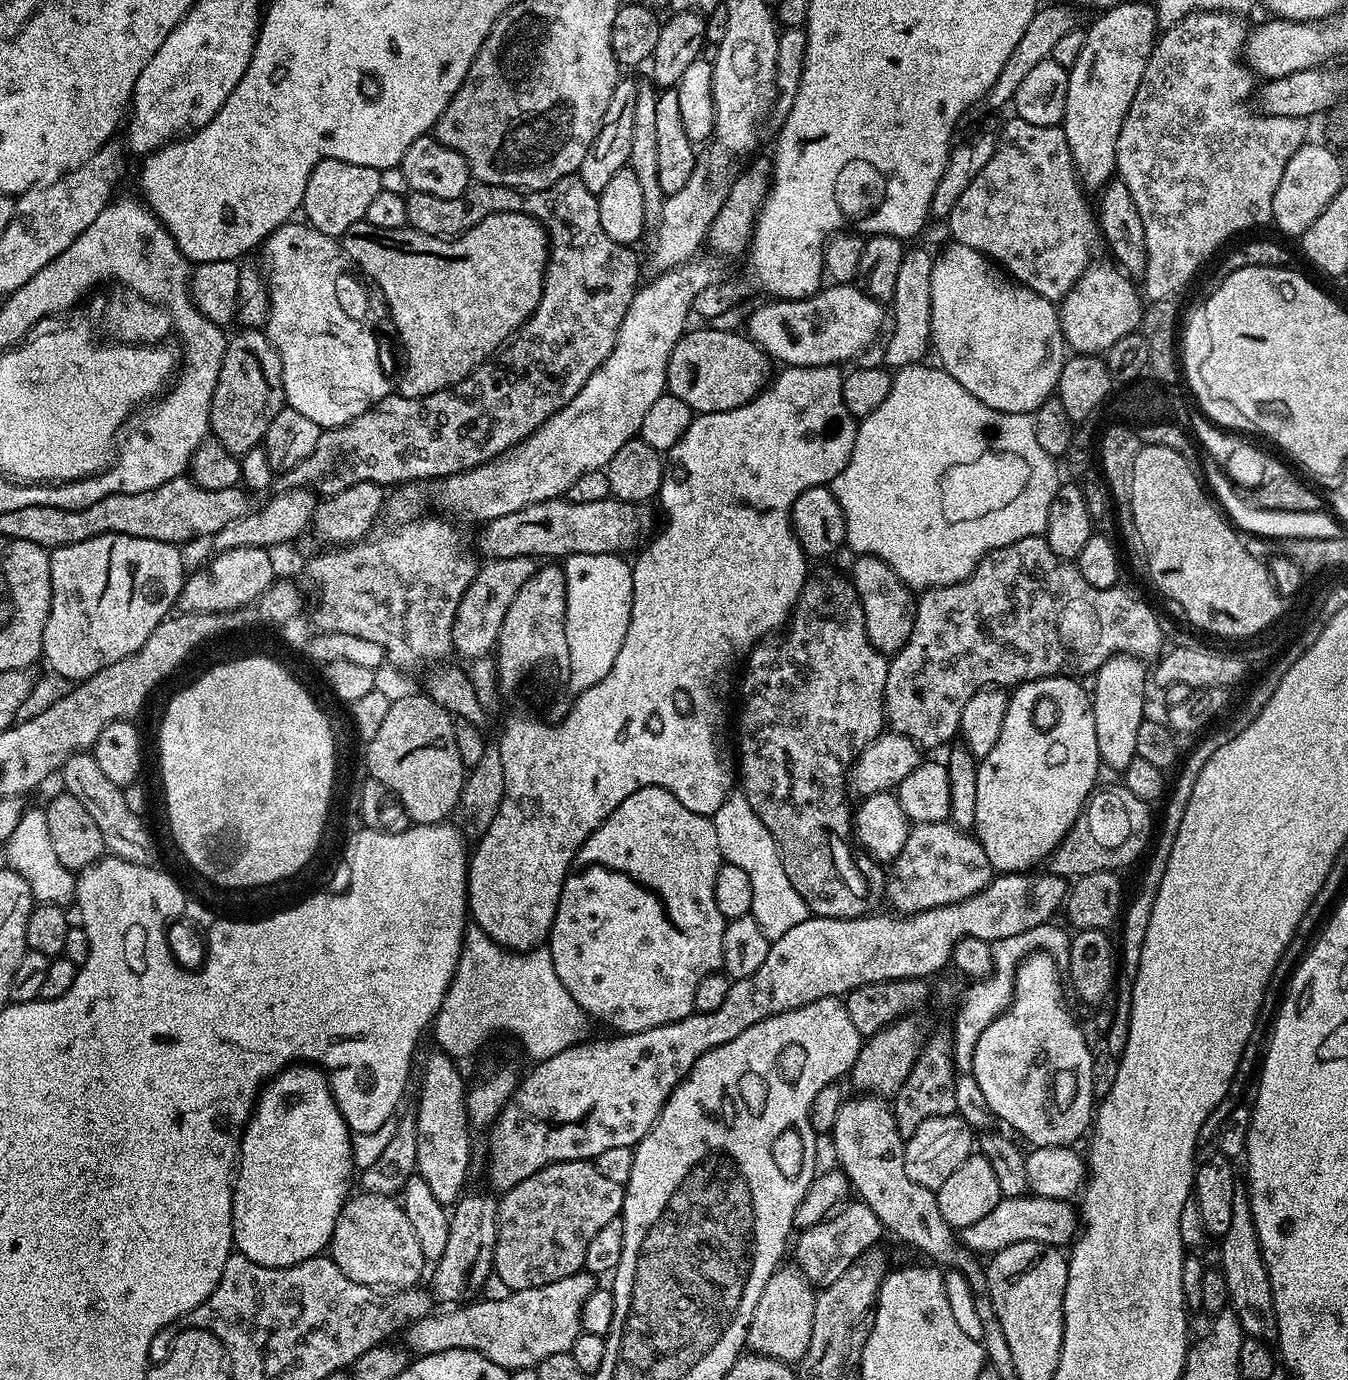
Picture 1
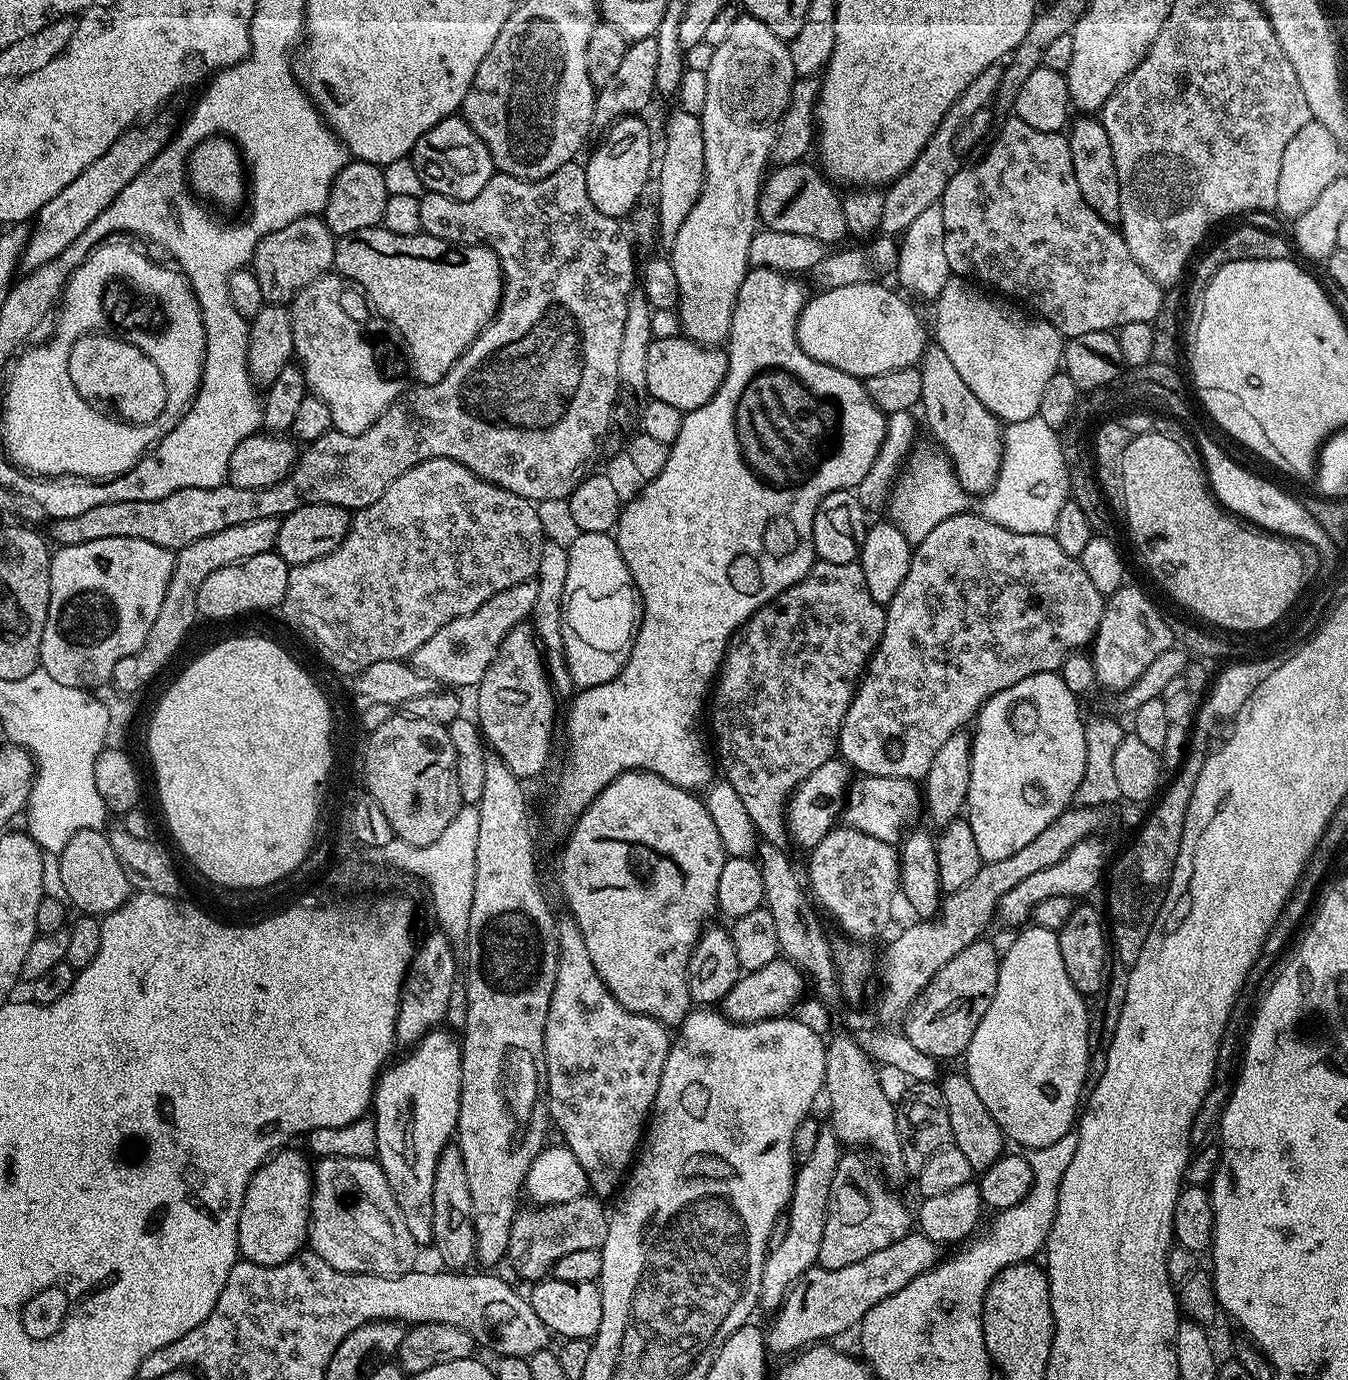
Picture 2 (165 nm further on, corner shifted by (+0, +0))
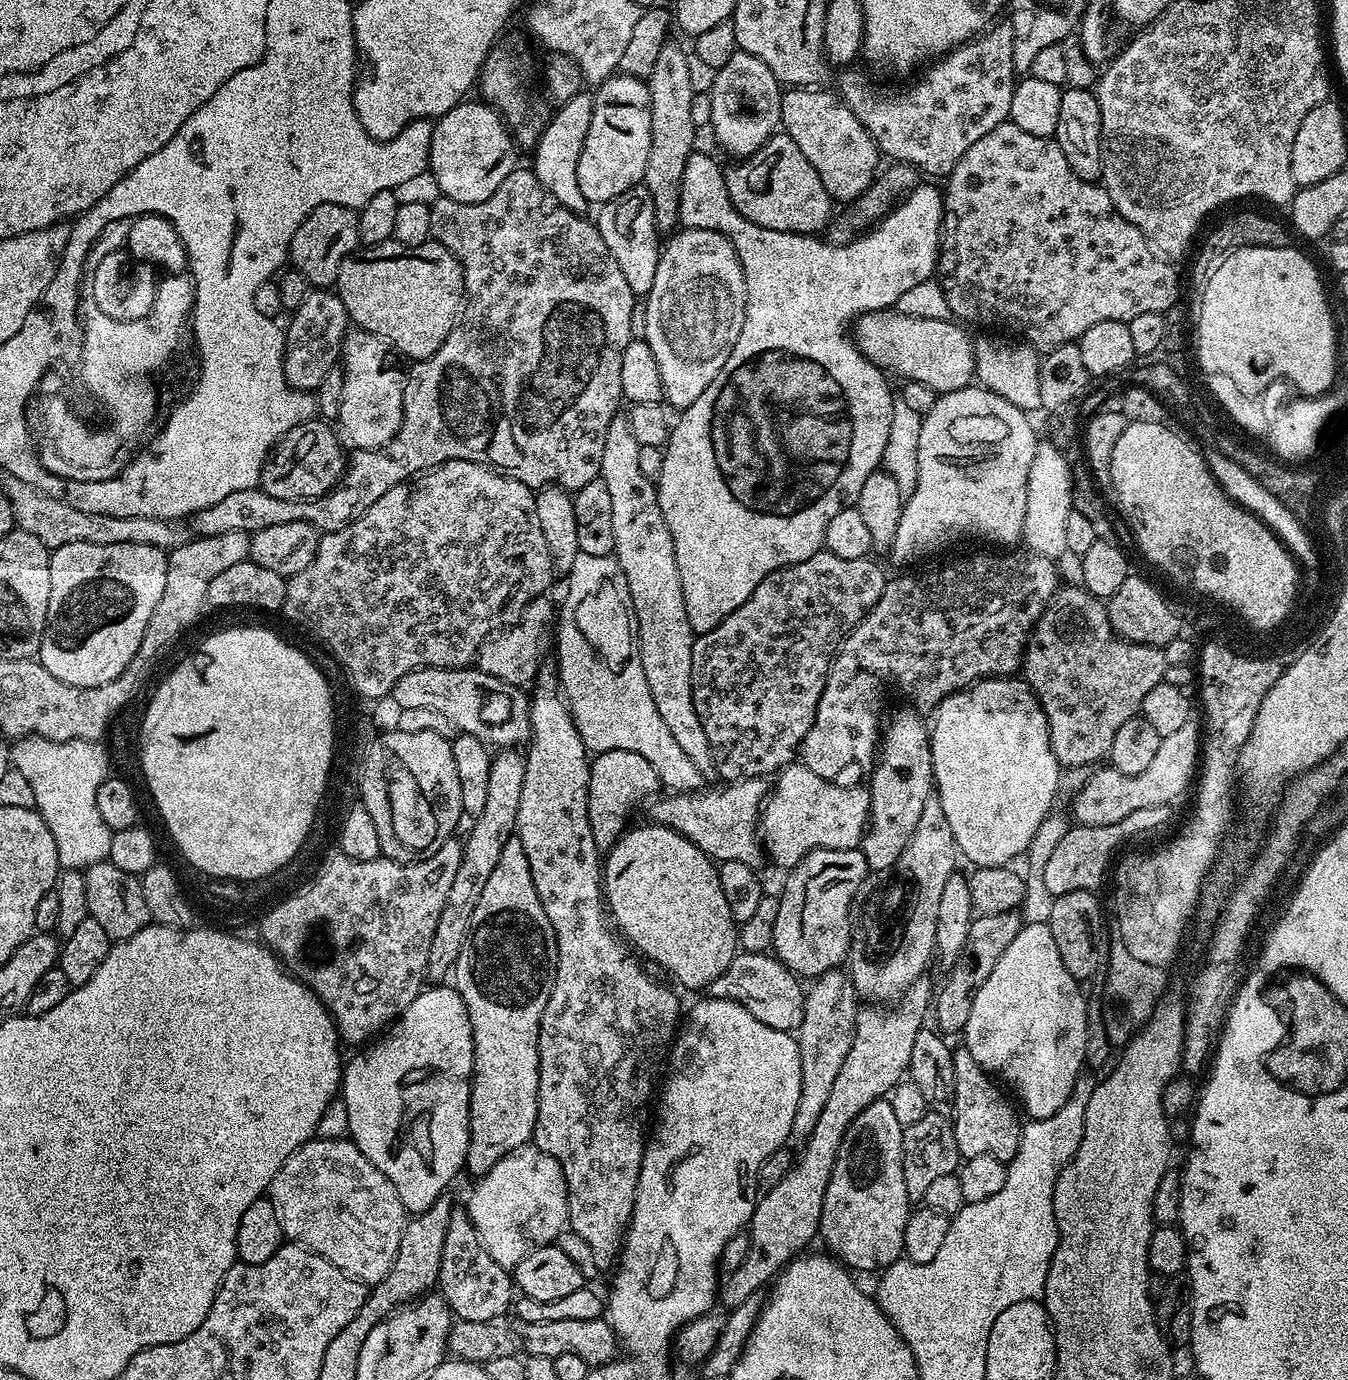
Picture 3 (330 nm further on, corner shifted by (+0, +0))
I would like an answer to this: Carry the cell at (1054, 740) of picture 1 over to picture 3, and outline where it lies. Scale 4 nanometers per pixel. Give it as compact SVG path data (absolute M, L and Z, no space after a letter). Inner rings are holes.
M993 678L979 680L971 688L963 688L953 696L947 696L938 711L935 713L936 721L930 724L930 743L932 745L932 779L934 781L934 796L940 801L942 810L946 813L946 822L950 822L950 831L954 834L954 842L959 855L969 860L969 865L978 868L1003 868L1013 863L1015 856L1020 856L1032 844L1032 839L1040 832L1052 803L1056 800L1056 791L1060 788L1060 772L1062 766L1056 760L1052 749L1046 714L1032 693L1032 687L1020 678Z

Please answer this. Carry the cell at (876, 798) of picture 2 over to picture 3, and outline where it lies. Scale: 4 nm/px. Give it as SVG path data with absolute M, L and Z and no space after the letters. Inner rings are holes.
M802 762L781 768L762 808L762 844L769 861L791 870L816 848L855 848L864 839L872 814L872 794L867 787L847 788L814 774Z

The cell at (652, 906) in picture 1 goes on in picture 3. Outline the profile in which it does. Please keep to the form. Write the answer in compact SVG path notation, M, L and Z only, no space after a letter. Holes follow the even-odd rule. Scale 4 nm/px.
M605 748L591 757L588 769L588 821L597 848L607 850L624 835L629 827L628 815L645 802L651 801L661 791L662 785L654 766L634 754L634 750Z

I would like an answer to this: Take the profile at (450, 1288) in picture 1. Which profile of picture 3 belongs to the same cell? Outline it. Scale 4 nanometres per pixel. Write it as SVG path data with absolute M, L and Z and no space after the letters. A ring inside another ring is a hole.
M514 834L502 846L502 854L486 886L482 886L482 898L474 906L474 918L470 918L470 930L460 949L460 957L454 969L456 993L466 1002L466 1014L470 1014L470 1030L474 1038L474 1062L470 1086L470 1142L464 1159L466 1172L472 1178L484 1176L506 1154L525 1147L534 1134L534 1122L538 1118L538 1034L542 1022L542 1010L550 1002L550 990L556 977L556 939L538 902L538 890L534 890L534 878L530 878L530 862L526 862L526 850Z

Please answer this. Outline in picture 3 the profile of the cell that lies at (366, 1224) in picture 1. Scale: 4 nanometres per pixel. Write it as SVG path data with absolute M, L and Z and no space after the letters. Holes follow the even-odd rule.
M313 1138L294 1150L282 1162L282 1170L274 1174L266 1198L278 1214L285 1241L301 1244L368 1286L390 1274L406 1213L390 1178L375 1168L351 1139Z

